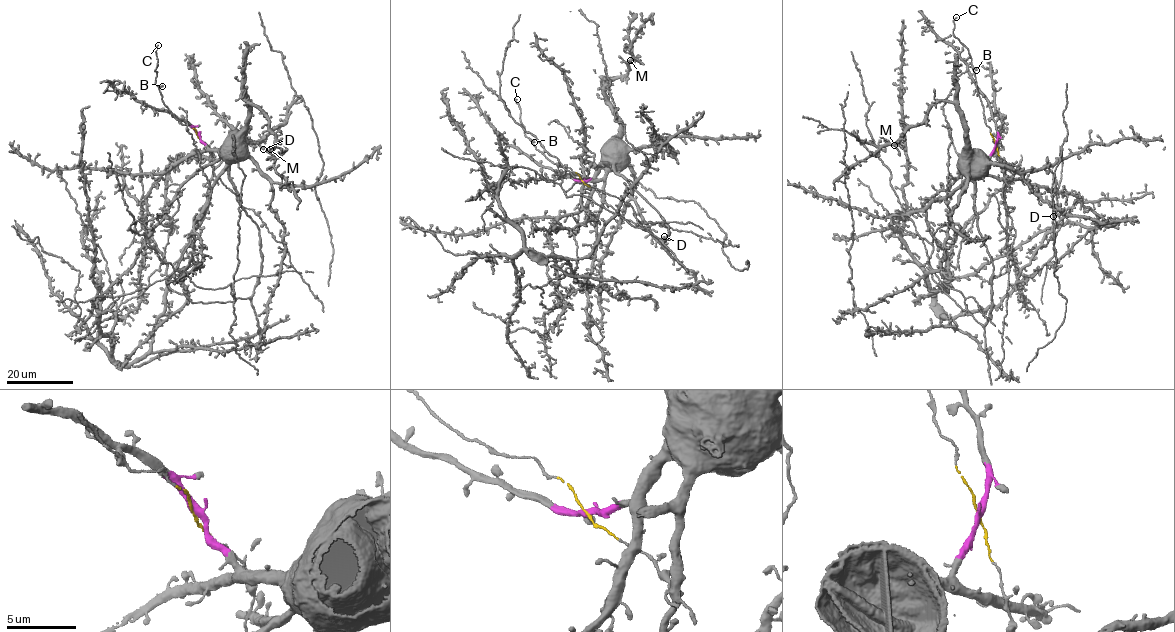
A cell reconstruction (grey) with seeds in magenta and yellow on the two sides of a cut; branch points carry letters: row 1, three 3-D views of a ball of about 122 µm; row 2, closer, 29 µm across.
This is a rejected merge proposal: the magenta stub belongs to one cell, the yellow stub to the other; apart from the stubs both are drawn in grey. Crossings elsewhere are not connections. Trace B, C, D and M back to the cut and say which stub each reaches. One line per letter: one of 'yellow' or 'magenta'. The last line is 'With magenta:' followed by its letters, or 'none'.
B: yellow
C: yellow
D: magenta
M: magenta
With magenta: D, M

